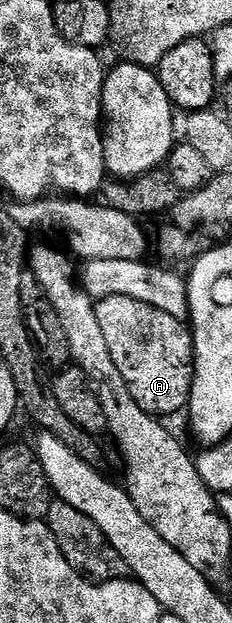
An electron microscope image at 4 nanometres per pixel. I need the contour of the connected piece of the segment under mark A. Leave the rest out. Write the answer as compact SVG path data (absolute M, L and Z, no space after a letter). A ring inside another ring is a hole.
M106 297L96 303L96 312L98 325L106 337L107 347L110 348L110 357L114 357L114 365L118 365L118 373L126 377L130 397L134 397L134 401L138 401L140 408L150 415L165 417L164 415L176 415L179 411L181 414L188 406L196 364L191 330L170 313L162 313L162 309L154 309L154 305L134 301L134 297Z

